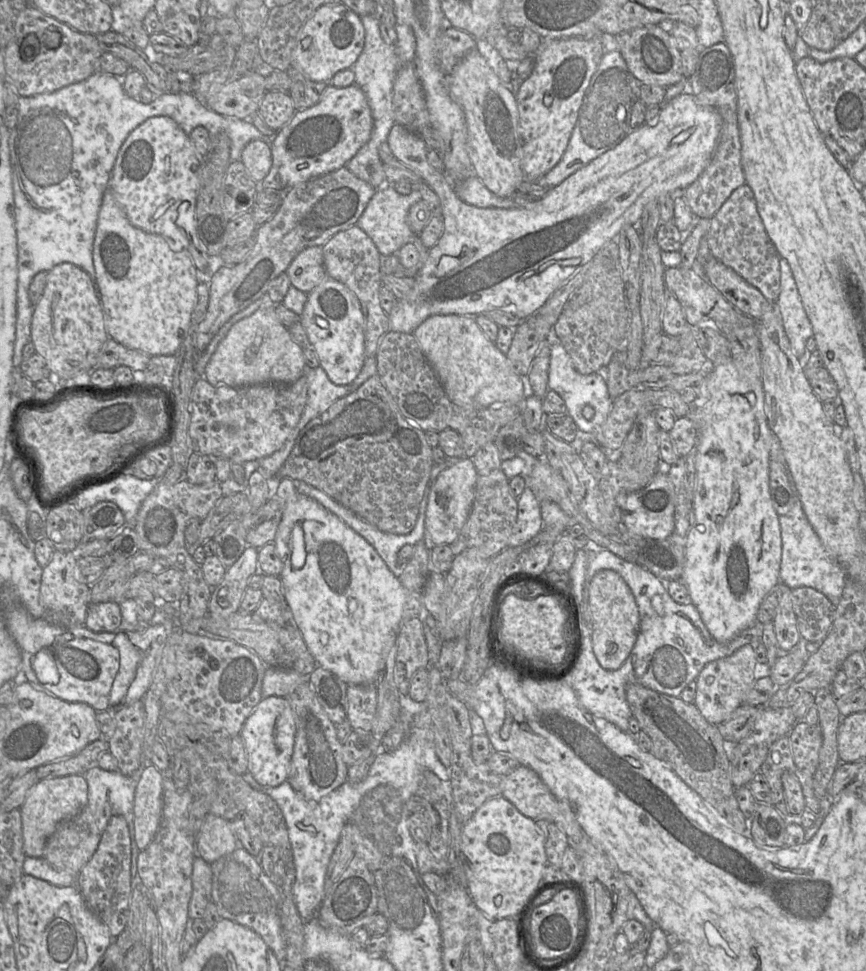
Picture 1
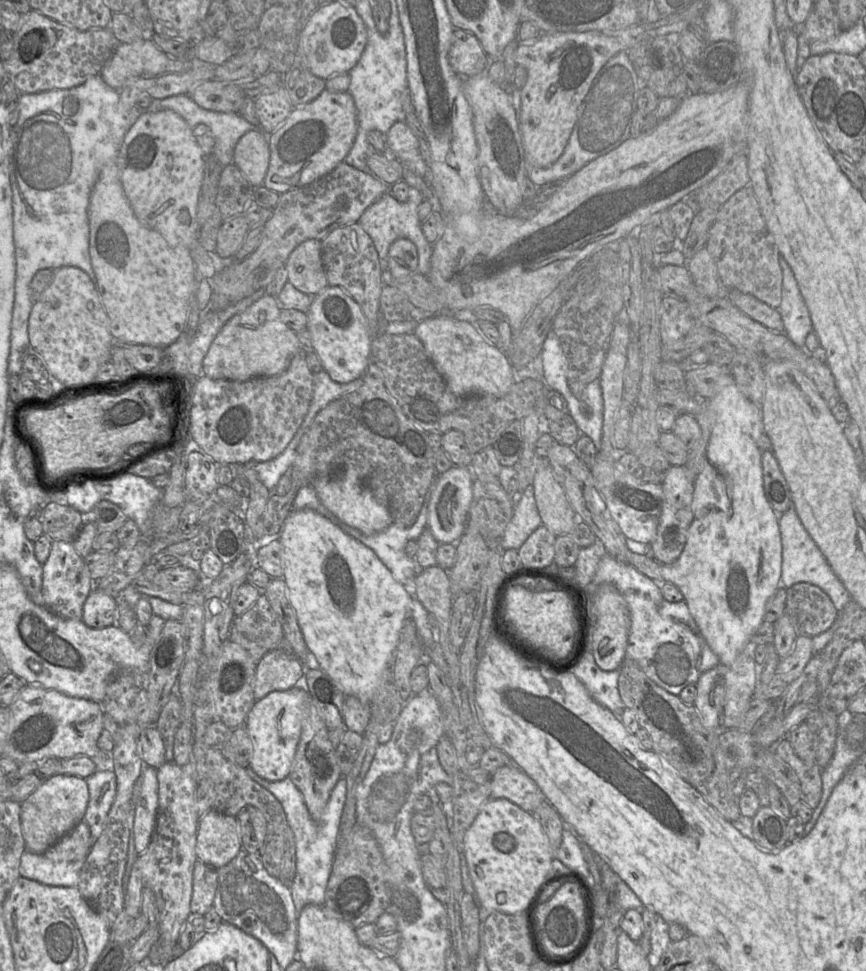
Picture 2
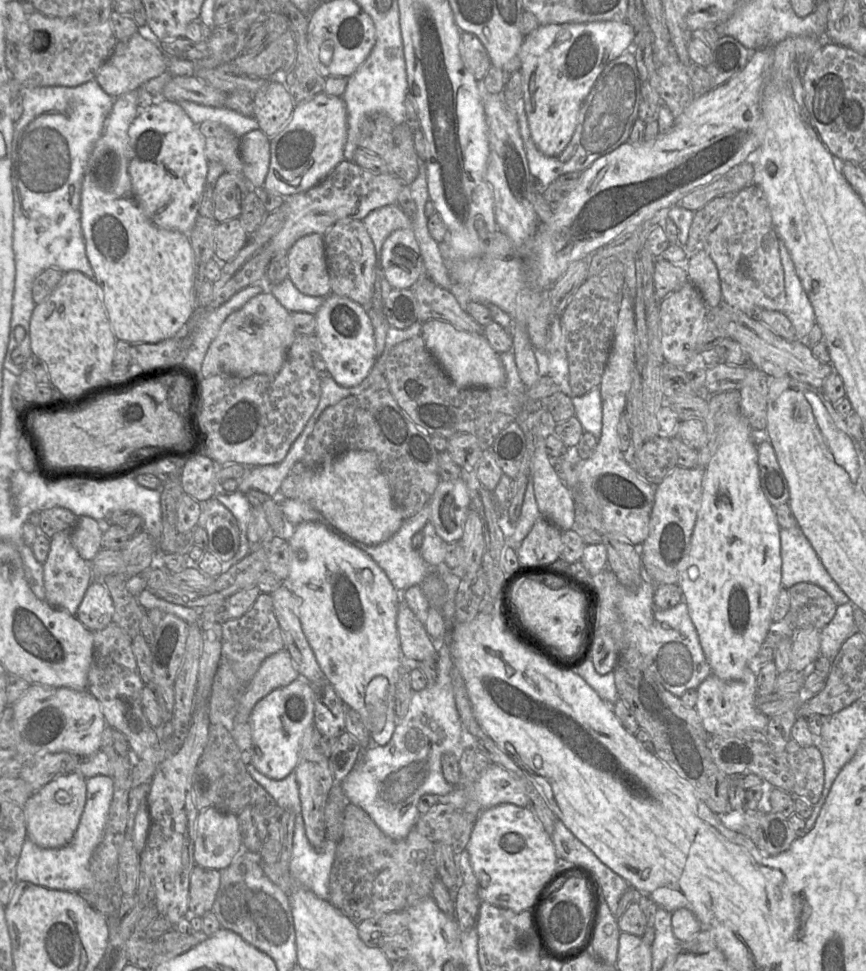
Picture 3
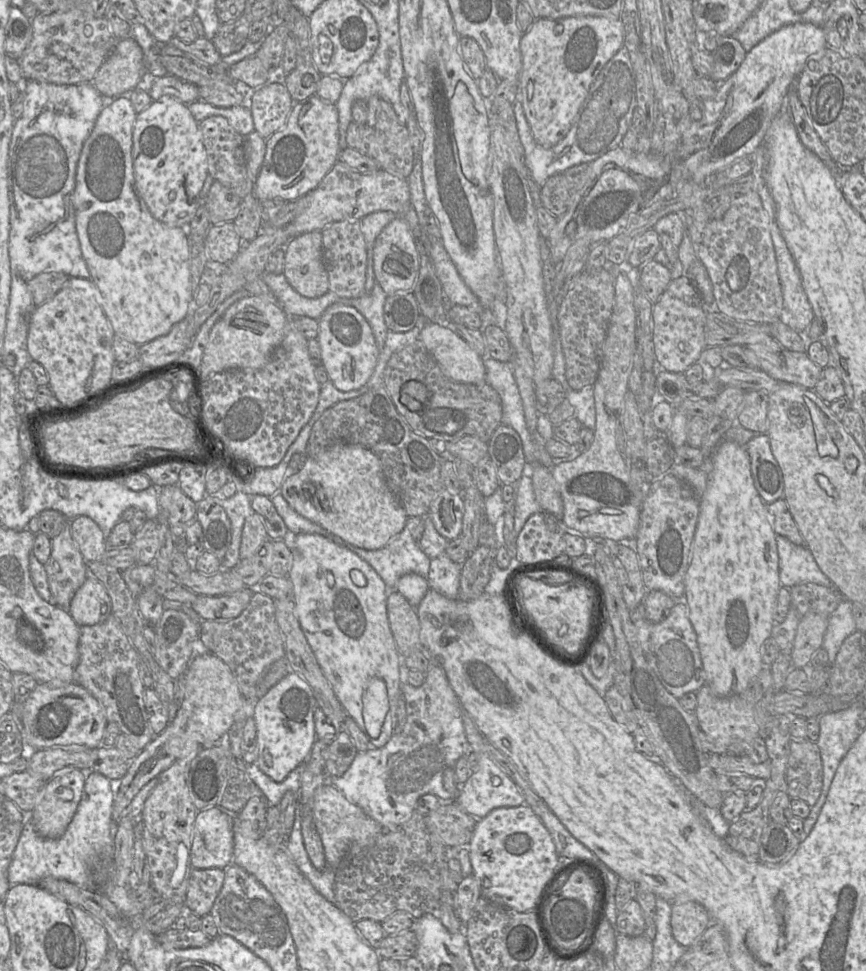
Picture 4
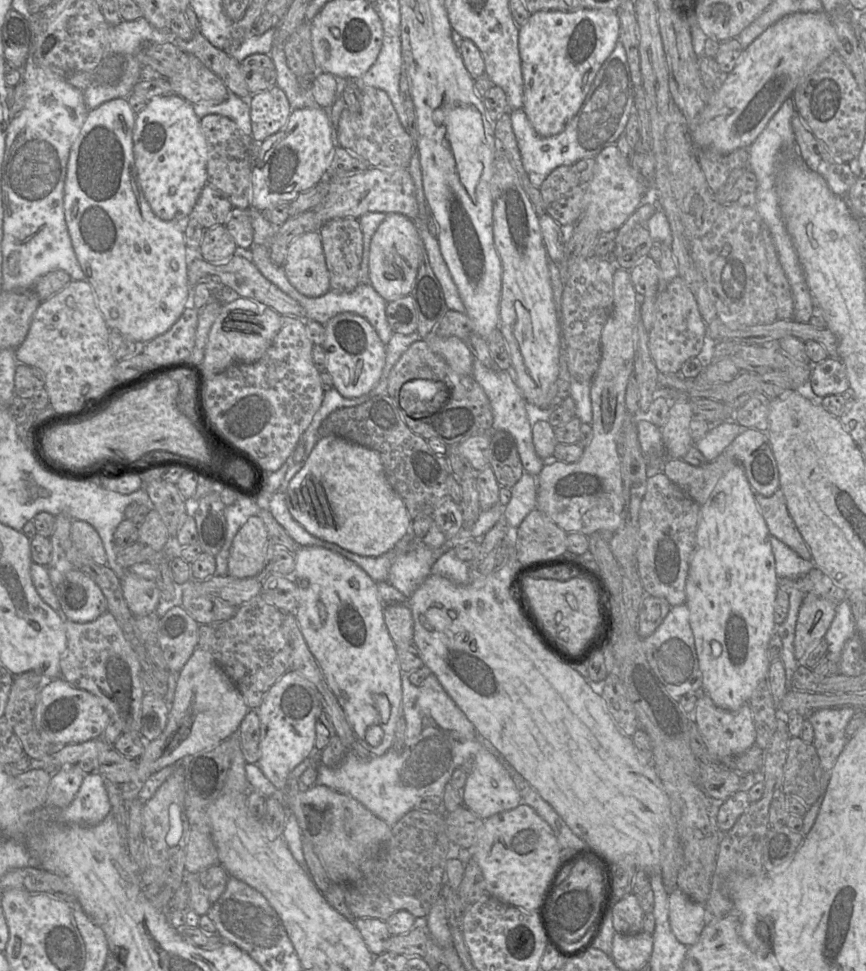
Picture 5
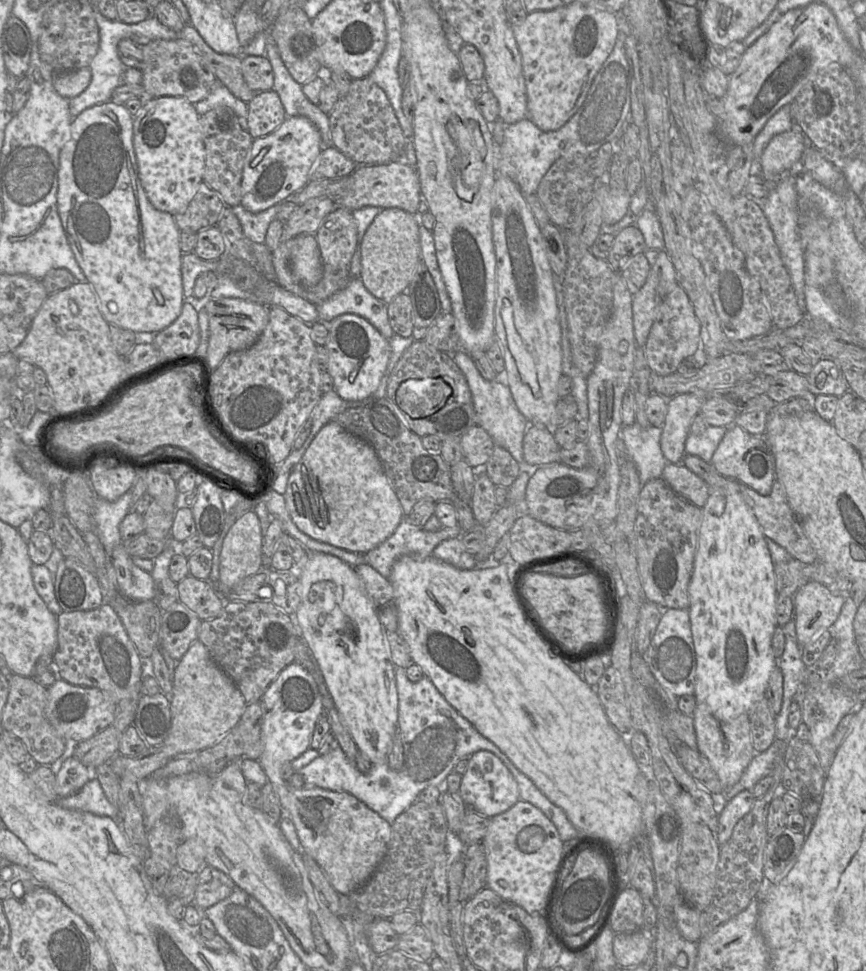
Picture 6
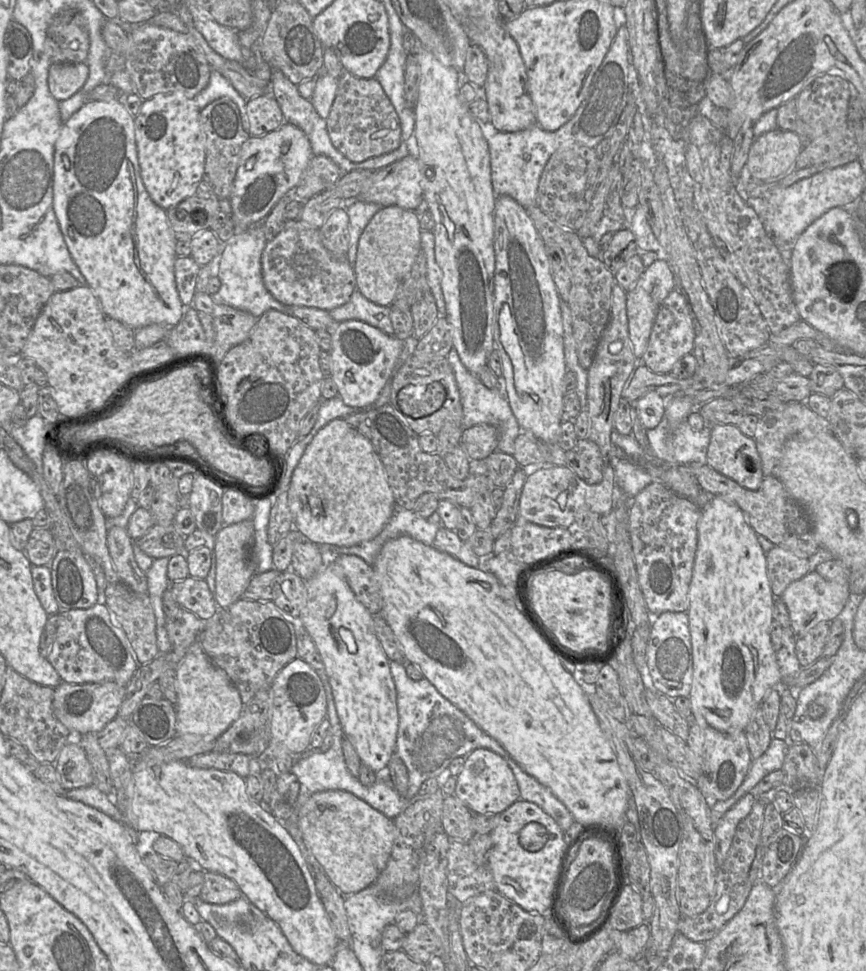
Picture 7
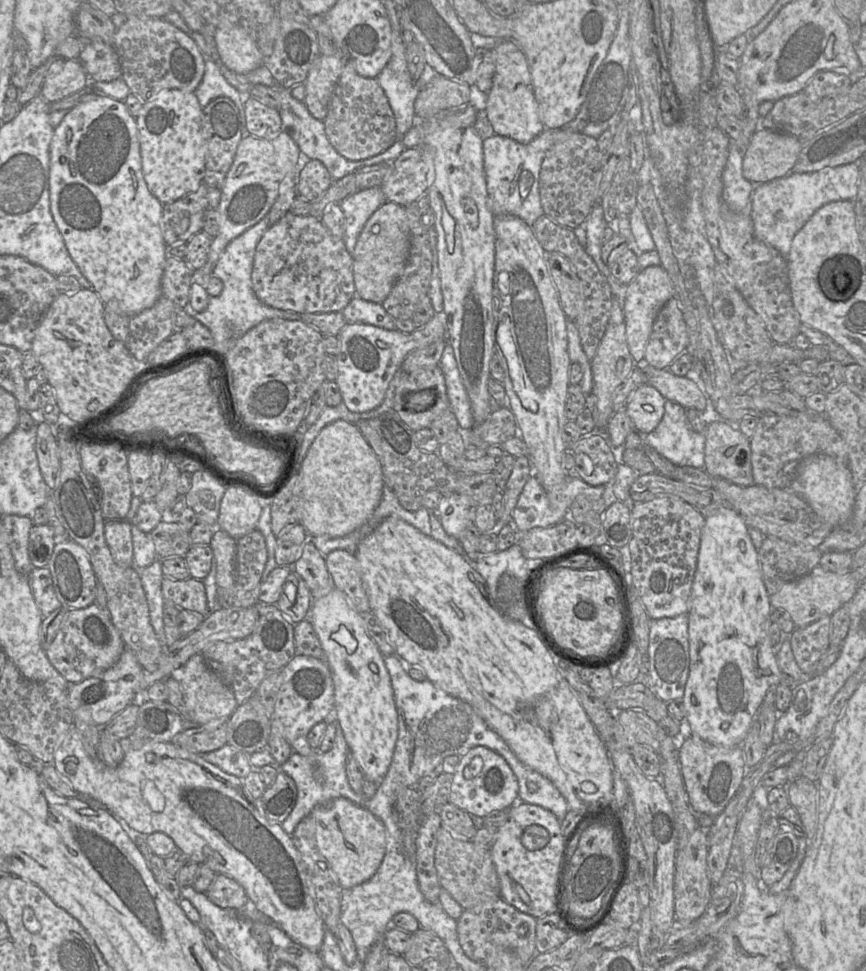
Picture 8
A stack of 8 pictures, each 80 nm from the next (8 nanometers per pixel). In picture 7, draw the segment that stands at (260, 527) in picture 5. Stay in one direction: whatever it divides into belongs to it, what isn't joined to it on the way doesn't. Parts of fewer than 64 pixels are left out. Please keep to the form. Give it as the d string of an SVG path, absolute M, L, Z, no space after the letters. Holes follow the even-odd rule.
M248 519L232 525L224 525L212 541L212 550L216 557L216 592L214 597L219 609L226 609L241 599L250 580L257 573L256 556L254 561L251 561L249 558L249 547L253 542L254 533L253 520Z

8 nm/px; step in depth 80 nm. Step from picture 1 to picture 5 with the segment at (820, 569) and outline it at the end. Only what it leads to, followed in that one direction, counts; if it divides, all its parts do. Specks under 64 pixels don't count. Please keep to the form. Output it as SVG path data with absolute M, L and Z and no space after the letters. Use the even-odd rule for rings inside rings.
M770 536L777 577L801 578L815 565L812 560L801 558L777 538Z

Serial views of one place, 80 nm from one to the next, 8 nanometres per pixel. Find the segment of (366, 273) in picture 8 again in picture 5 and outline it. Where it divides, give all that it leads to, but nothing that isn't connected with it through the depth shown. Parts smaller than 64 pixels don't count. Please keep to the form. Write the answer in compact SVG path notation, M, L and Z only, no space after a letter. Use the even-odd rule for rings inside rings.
M386 213L372 236L368 263L370 285L387 303L412 292L420 261L418 240L416 221L399 213Z

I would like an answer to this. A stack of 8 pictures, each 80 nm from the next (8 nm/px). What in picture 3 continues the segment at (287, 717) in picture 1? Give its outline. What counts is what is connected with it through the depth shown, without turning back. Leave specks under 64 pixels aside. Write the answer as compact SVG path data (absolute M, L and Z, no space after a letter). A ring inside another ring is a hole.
M302 677L289 685L271 691L254 706L248 722L252 727L253 757L251 763L264 776L281 780L295 770L299 761L305 730L314 726L314 702L311 684Z

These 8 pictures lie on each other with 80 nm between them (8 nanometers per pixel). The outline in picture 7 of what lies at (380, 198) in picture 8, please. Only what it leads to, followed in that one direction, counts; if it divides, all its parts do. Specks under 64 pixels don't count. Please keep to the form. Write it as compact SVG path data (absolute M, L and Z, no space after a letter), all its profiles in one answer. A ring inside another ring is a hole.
M354 199L345 206L349 217L349 247L346 259L355 263L359 238L375 213L381 208L379 204Z

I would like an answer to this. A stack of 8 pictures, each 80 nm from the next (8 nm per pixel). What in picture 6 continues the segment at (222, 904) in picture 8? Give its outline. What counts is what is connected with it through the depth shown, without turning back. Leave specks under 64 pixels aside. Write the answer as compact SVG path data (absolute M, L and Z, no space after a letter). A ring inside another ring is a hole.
M205 866L197 873L197 886L193 904L205 910L227 898L235 889L234 882L222 871Z

